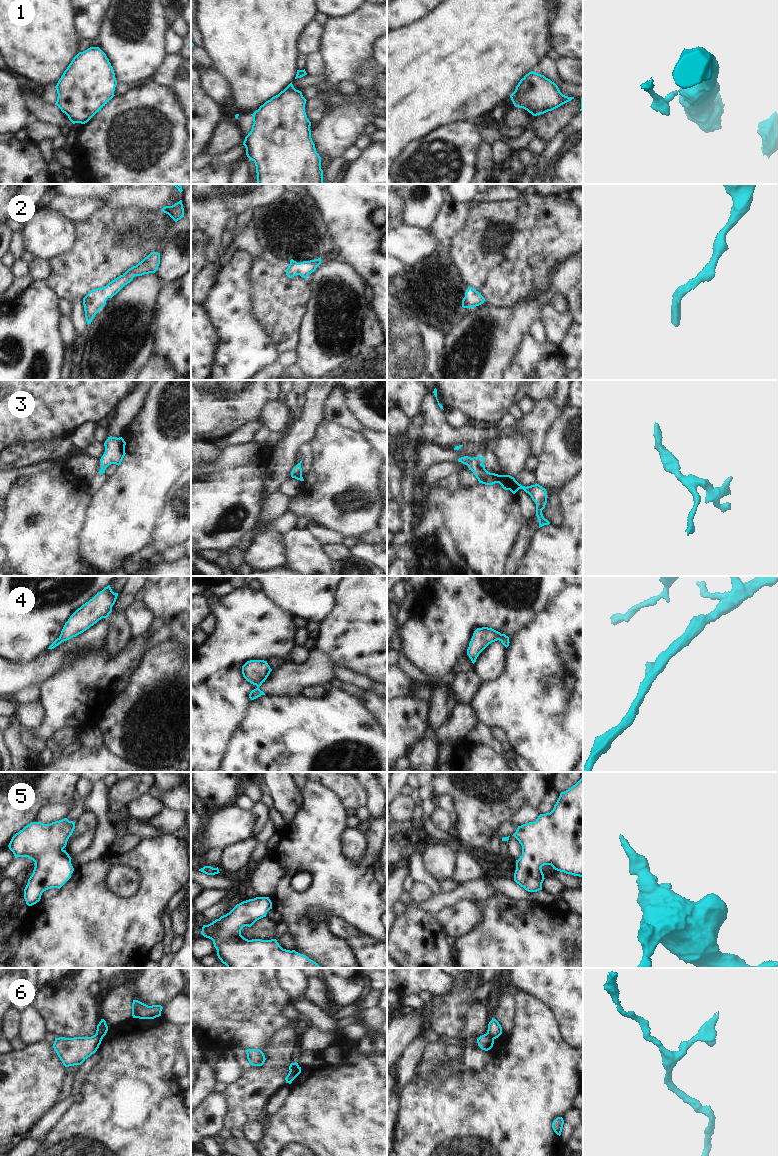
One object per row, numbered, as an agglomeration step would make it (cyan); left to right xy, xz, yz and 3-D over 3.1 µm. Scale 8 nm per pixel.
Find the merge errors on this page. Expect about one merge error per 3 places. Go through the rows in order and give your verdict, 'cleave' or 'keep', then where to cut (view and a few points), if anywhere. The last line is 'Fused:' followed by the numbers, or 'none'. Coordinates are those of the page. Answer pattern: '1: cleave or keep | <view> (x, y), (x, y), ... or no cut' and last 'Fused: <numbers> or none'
1: cleave | xz (253, 113), (254, 121)
2: keep | no cut
3: keep | no cut
4: keep | no cut
5: keep | no cut
6: cleave | yz (486, 1033), (493, 1039)
Fused: 1, 6

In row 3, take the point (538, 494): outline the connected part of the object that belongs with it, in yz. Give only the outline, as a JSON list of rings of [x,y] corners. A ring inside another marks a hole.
[[[464,456],[459,458],[458,461],[468,466],[469,470],[473,472],[479,483],[485,485],[499,483],[503,489],[510,490],[513,494],[515,494],[519,489],[523,489],[531,496],[532,500],[536,504],[536,516],[539,520],[539,528],[550,524],[550,522],[545,519],[542,514],[542,510],[545,508],[547,503],[547,491],[545,488],[537,483],[535,485],[525,487],[519,484],[515,478],[510,475],[490,473],[485,469],[485,465],[483,464],[485,459],[480,456],[473,458]]]

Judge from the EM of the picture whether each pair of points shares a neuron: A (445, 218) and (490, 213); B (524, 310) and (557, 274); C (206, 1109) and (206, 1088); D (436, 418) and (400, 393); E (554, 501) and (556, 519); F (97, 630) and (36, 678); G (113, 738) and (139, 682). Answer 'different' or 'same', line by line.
A: different
B: same
C: different
D: different
E: same
F: same
G: same

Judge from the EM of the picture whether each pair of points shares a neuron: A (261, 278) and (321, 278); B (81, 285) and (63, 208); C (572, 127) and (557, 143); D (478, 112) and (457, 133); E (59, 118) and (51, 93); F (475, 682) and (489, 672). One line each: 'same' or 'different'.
A: different
B: different
C: same
D: different
E: different
F: different

